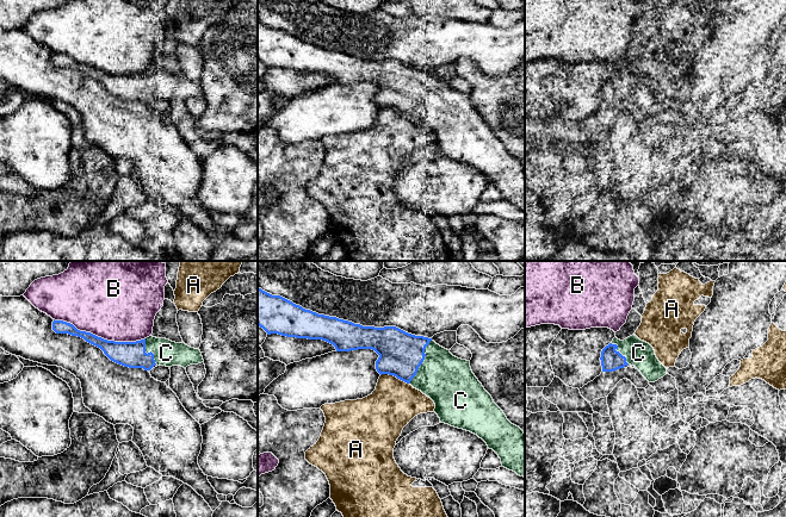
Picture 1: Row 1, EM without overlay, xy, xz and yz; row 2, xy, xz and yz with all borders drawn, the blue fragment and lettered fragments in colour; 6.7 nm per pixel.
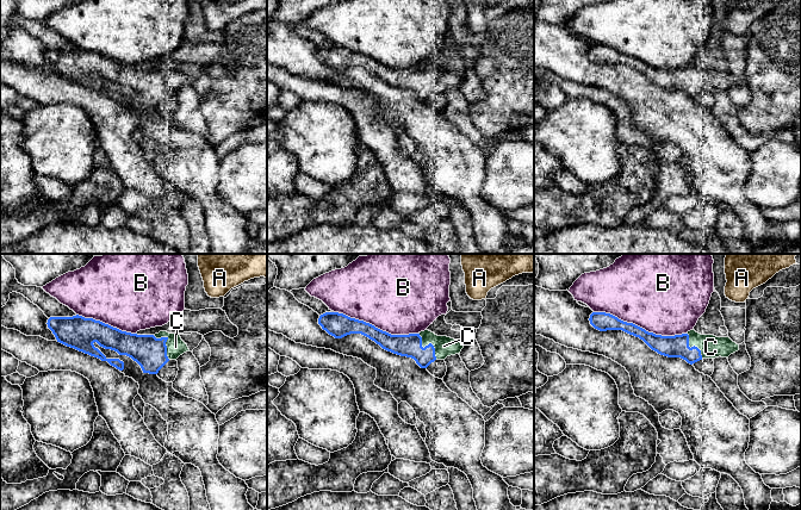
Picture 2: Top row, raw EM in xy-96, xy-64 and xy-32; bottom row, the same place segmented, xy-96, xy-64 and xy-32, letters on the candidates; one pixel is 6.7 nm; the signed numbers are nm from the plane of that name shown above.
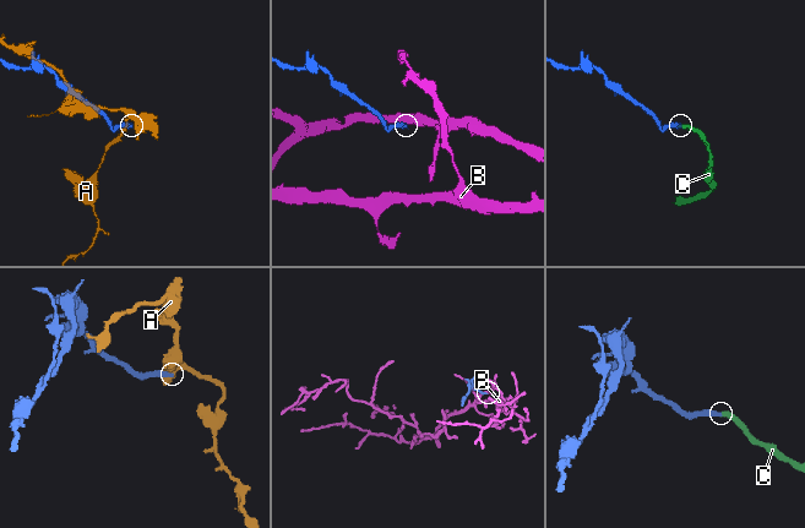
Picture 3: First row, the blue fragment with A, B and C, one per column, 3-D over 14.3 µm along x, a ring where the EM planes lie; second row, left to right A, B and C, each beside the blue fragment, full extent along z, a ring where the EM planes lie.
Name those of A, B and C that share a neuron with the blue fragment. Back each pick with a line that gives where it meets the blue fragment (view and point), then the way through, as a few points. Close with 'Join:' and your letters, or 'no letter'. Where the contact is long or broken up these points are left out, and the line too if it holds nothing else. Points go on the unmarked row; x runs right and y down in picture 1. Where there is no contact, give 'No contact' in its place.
C: Touches blue at xz (422, 94)
Join: C

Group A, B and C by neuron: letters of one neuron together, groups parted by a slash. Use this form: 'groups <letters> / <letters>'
groups A / B / C

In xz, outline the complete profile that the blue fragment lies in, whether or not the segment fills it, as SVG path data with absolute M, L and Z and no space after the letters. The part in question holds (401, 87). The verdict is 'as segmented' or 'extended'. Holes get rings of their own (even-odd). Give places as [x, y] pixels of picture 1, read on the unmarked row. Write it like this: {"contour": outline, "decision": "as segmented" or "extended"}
{"contour": "M259 19L258 58L267 68L322 73L333 77L336 85L375 83L379 88L376 102L380 108L394 108L421 124L434 135L434 145L441 156L477 168L499 188L502 200L525 211L525 166L512 157L494 136L491 129L472 106L470 94L453 89L450 83L440 80L432 71L415 69L396 60L363 60L336 50L318 48L280 29L272 29Z", "decision": "extended"}

